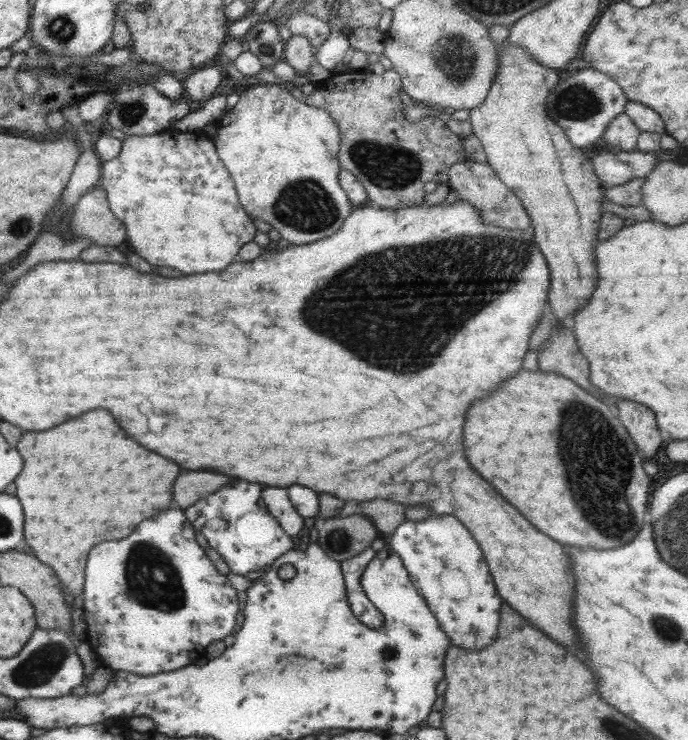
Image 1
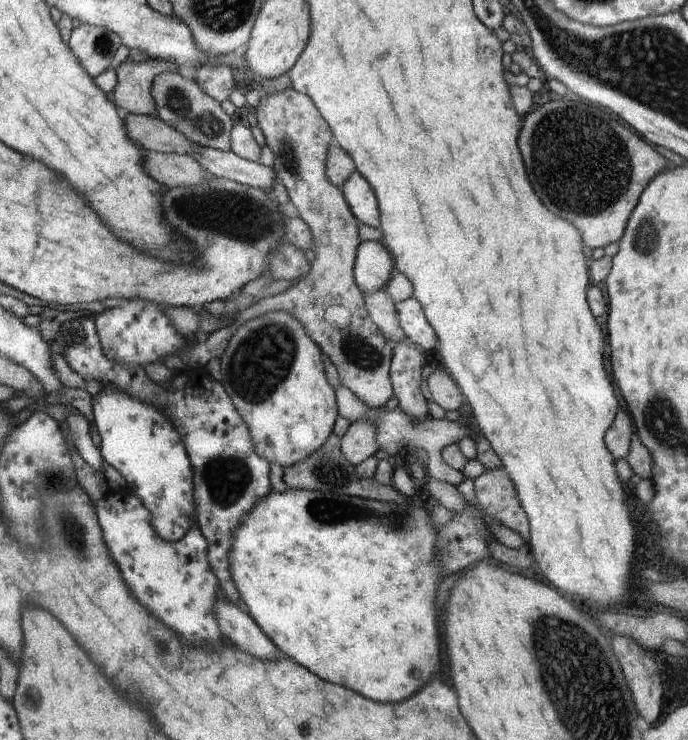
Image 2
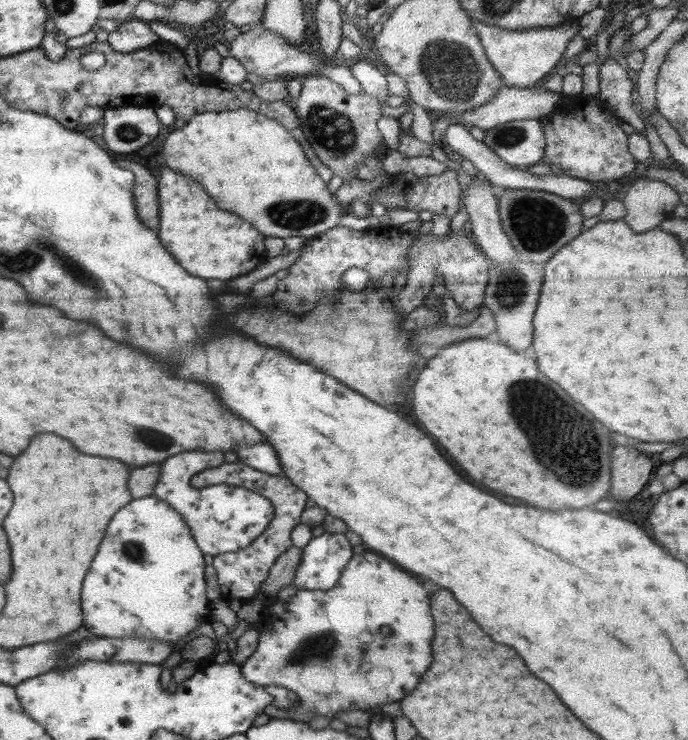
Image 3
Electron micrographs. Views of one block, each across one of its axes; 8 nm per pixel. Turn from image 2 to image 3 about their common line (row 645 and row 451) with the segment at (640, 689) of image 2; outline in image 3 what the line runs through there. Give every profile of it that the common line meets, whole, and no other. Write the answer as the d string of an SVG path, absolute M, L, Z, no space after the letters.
M618 446L610 460L609 498L619 504L636 496L652 480L657 466L630 446Z

